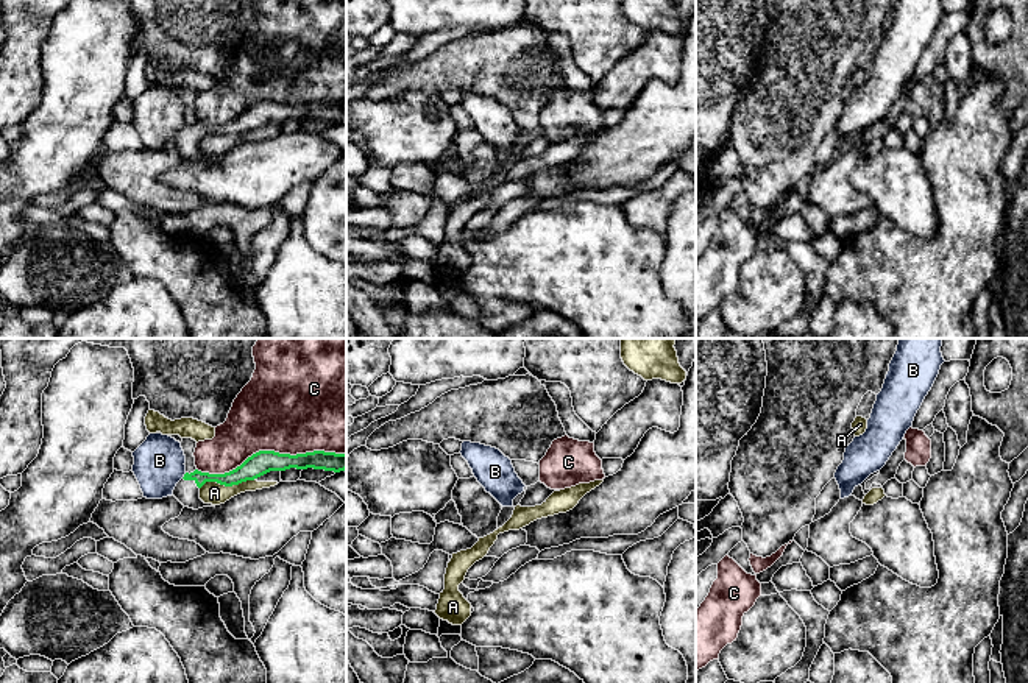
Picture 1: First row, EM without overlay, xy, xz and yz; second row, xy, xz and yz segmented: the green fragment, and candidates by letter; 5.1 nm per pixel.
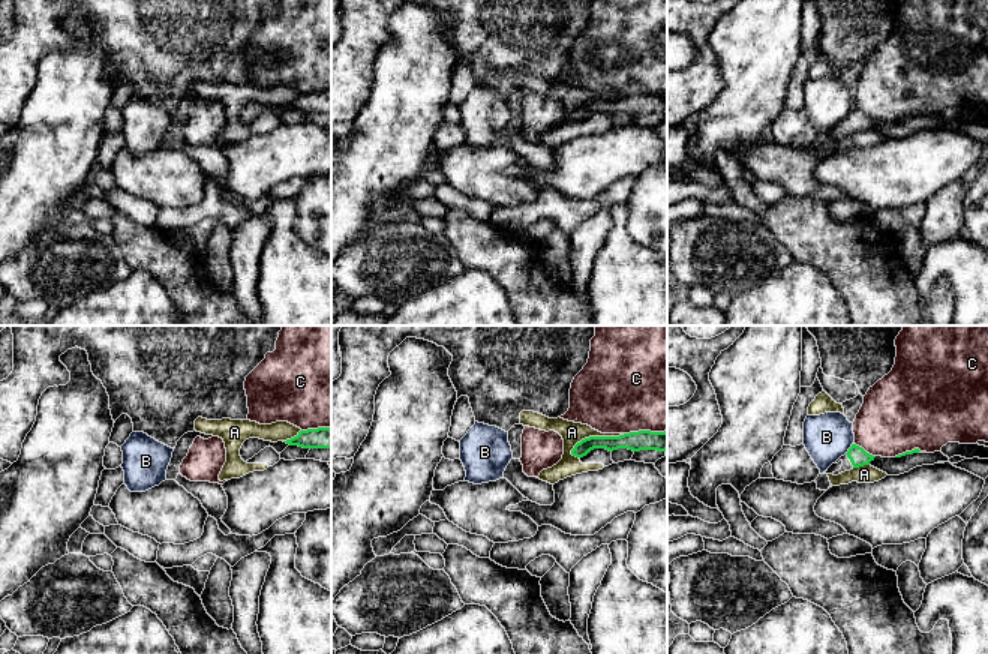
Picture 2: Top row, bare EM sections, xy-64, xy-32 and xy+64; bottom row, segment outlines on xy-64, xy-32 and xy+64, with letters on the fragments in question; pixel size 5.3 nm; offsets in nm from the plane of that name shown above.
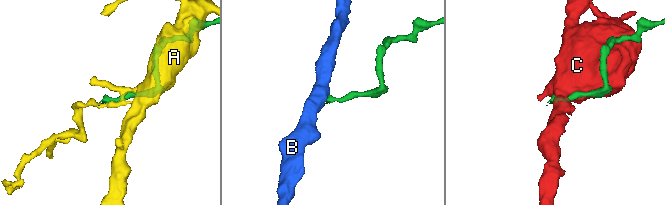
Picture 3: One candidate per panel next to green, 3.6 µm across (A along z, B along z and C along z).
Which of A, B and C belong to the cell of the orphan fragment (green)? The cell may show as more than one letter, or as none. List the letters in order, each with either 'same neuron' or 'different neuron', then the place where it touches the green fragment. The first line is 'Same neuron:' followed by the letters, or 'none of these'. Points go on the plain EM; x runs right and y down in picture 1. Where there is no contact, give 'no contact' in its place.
Same neuron: none of these
A: different neuron; meets green in xy at (226, 136)
B: different neuron; meets green in xy at (184, 127)
C: different neuron; meets green in xy at (270, 102)

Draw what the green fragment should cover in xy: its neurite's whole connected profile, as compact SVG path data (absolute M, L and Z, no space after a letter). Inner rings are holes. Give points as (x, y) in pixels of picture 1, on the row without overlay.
M259 101L248 108L240 117L225 125L209 125L195 120L186 123L184 128L176 134L173 147L184 156L193 161L203 157L215 157L204 154L200 150L200 139L206 133L217 133L225 137L239 136L246 131L254 131L270 122L285 122L290 119L296 120L324 120L340 123L346 120L346 104L314 101L306 104L279 104L275 101Z

